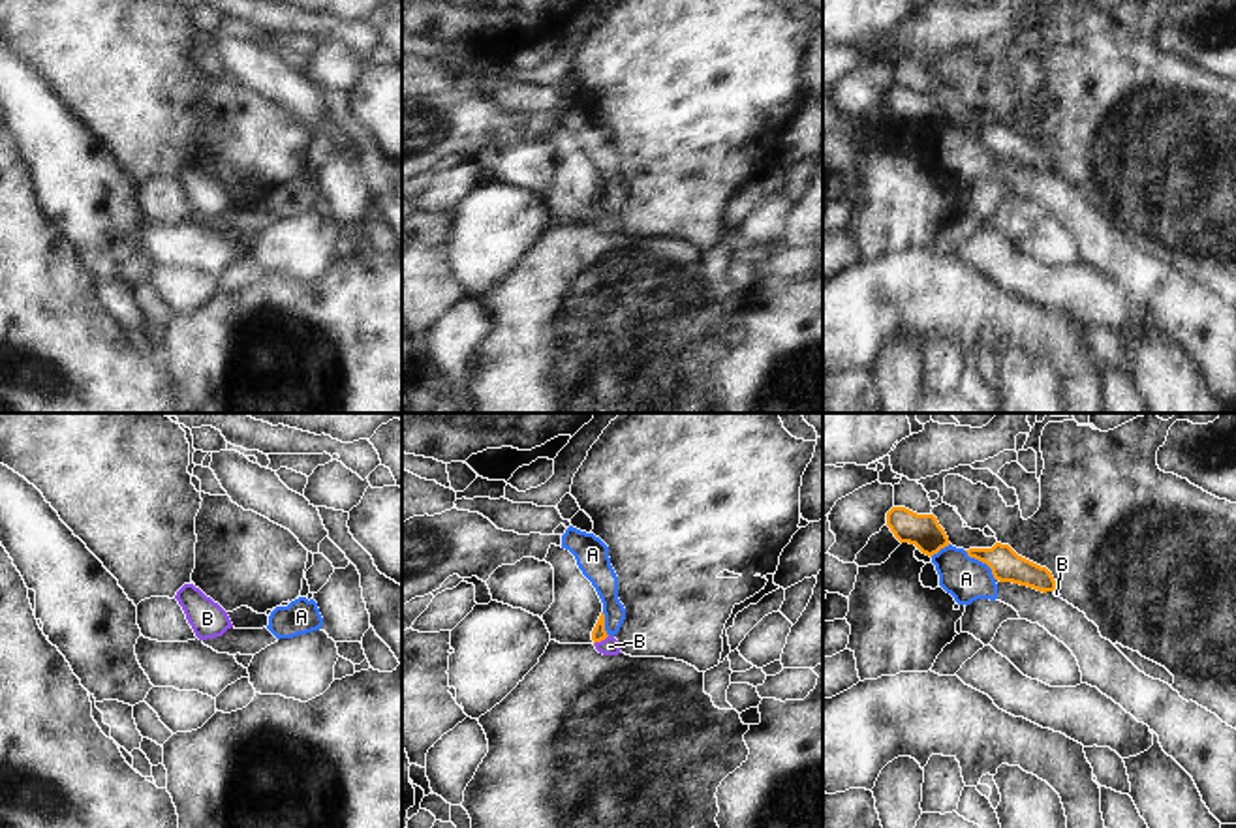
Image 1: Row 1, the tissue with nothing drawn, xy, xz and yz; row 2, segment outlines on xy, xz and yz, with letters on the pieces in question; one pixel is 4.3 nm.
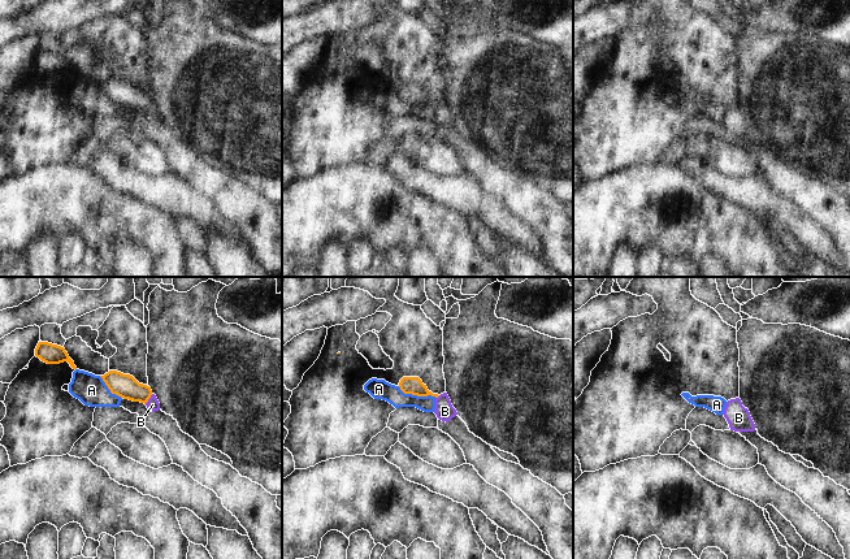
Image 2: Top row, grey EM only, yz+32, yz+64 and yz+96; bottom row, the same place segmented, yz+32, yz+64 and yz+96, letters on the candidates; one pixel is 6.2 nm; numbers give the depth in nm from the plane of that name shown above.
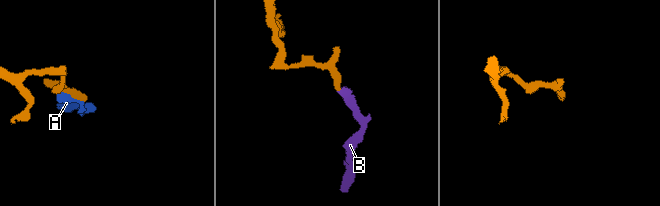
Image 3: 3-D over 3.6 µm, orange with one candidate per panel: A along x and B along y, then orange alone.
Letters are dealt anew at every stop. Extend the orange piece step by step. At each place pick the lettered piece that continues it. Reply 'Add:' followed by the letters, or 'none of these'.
Add: B

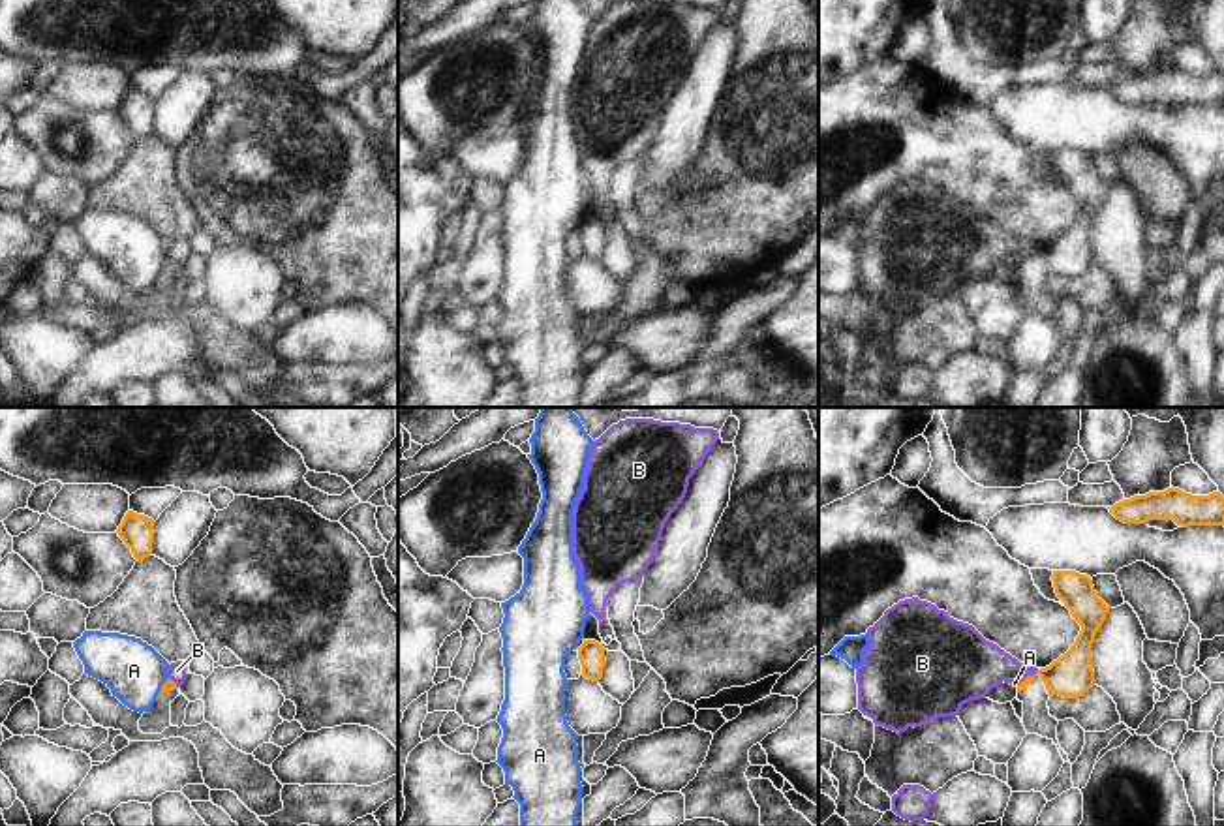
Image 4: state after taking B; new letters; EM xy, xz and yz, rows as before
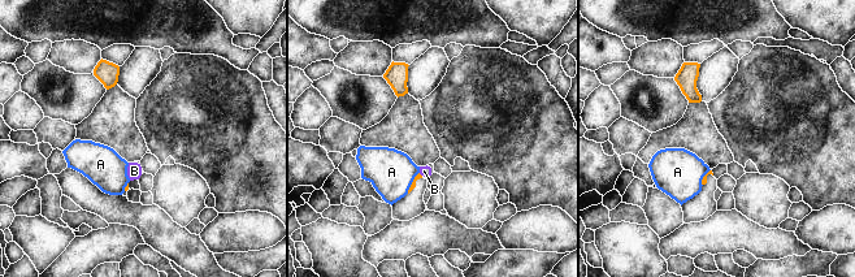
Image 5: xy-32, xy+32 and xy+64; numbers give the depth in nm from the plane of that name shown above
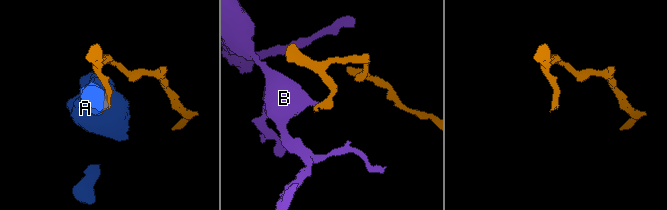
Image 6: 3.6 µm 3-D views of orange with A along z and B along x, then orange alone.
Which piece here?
Add: none of these

